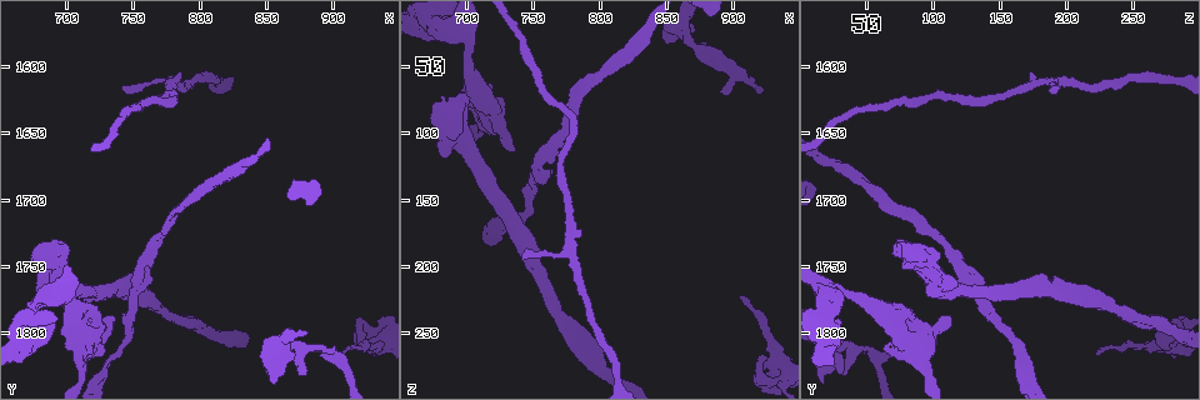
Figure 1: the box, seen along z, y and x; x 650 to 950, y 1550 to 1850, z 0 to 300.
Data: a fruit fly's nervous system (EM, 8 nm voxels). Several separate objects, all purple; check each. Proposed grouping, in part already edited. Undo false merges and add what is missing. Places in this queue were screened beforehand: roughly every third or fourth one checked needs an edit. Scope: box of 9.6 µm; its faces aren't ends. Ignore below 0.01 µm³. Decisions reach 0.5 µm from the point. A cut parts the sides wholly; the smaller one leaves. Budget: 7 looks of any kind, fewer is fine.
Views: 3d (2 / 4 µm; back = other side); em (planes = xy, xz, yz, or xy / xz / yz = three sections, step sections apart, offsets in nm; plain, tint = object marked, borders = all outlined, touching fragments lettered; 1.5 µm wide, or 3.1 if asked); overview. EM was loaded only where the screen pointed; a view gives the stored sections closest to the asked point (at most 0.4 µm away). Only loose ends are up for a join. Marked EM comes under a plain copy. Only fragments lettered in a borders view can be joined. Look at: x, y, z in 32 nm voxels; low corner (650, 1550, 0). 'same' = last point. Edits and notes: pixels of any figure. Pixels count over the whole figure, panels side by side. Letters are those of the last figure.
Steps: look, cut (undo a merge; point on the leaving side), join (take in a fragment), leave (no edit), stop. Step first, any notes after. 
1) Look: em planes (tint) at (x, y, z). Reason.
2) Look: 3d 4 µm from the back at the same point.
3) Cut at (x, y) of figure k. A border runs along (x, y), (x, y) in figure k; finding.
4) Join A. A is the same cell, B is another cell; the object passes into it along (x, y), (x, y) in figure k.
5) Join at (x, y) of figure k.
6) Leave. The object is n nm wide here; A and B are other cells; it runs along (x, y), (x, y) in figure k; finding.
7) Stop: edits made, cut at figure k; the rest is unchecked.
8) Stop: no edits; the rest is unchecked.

Look: em planes (borders) at (724, 1818, 94). An open end.

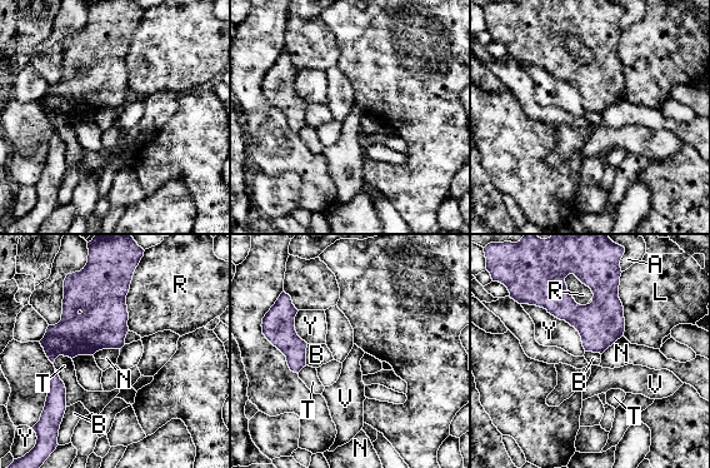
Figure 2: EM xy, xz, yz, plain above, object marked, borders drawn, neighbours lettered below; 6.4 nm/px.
Leave. The object is 160 nm wide here; A, B, L, N, R, T, V and Y are other cells; a border runs along (308, 344), (305, 364) in figure 2; none of them fits.

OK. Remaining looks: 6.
Look: 3d 2 µm at (702, 1736, 72).

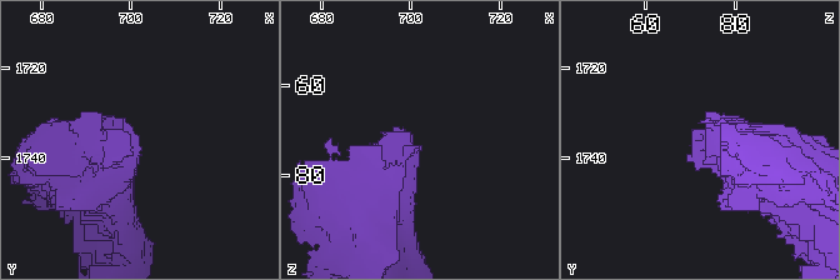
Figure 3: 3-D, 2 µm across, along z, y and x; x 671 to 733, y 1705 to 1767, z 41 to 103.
Look: em planes (borders) at (702, 1736, 72).

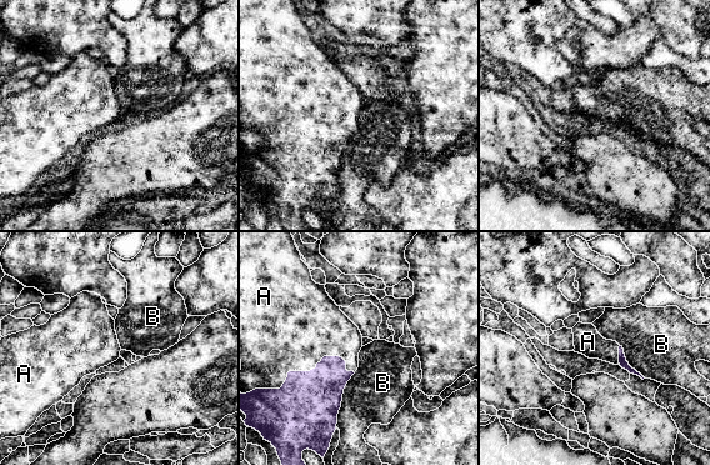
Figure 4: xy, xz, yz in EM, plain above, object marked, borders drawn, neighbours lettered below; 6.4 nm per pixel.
Join at (295, 334) of figure 4. A is the same cell, B is another cell; the cell continues.

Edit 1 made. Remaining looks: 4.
Stop: edits made, join at figure 4; the rest is unchecked.

